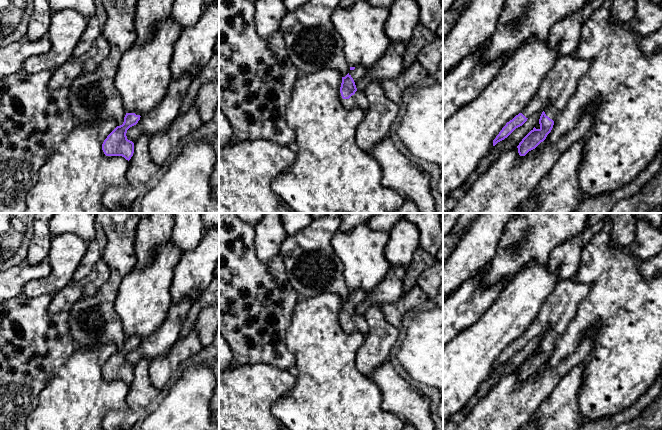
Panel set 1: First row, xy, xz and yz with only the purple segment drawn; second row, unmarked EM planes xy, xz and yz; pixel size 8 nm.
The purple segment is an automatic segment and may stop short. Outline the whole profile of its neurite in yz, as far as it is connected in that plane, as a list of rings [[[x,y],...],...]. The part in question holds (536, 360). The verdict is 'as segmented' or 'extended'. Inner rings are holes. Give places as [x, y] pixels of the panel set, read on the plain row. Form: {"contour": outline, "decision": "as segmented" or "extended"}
{"contour": [[[574,277],[558,282],[543,303],[536,319],[521,337],[506,347],[493,364],[493,370],[522,350],[531,339],[542,334],[540,352],[534,351],[517,370],[520,380],[535,373],[551,356],[555,342],[565,333],[588,291],[589,285],[578,282]]], "decision": "extended"}

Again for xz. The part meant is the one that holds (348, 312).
{"contour": [[[350,291],[350,295],[345,301],[342,301],[340,317],[347,332],[358,331],[366,334],[368,331],[368,324],[364,315],[359,315],[355,307],[362,303],[366,297],[366,293],[358,291]]], "decision": "extended"}

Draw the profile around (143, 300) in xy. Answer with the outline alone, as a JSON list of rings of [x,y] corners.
[[[170,239],[159,247],[149,266],[136,266],[124,277],[114,309],[126,337],[147,338],[166,320],[174,269],[181,255]]]

